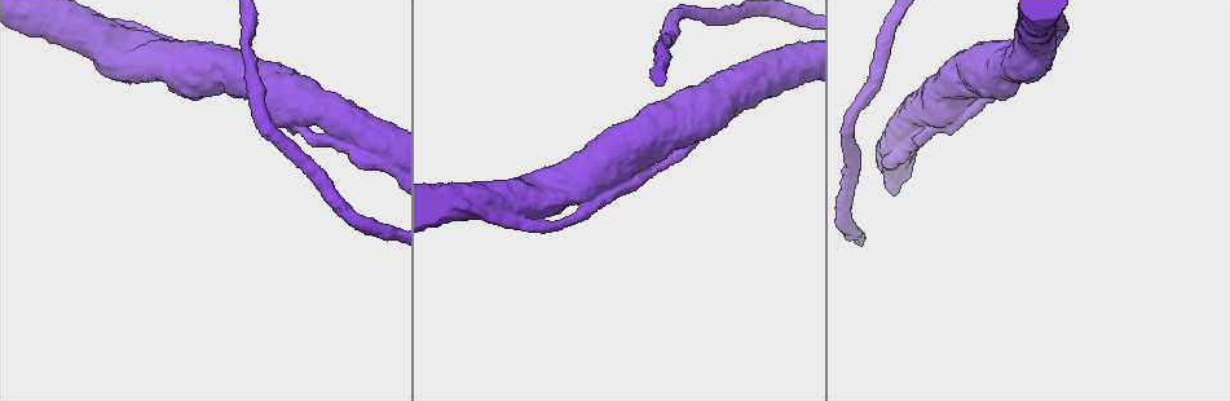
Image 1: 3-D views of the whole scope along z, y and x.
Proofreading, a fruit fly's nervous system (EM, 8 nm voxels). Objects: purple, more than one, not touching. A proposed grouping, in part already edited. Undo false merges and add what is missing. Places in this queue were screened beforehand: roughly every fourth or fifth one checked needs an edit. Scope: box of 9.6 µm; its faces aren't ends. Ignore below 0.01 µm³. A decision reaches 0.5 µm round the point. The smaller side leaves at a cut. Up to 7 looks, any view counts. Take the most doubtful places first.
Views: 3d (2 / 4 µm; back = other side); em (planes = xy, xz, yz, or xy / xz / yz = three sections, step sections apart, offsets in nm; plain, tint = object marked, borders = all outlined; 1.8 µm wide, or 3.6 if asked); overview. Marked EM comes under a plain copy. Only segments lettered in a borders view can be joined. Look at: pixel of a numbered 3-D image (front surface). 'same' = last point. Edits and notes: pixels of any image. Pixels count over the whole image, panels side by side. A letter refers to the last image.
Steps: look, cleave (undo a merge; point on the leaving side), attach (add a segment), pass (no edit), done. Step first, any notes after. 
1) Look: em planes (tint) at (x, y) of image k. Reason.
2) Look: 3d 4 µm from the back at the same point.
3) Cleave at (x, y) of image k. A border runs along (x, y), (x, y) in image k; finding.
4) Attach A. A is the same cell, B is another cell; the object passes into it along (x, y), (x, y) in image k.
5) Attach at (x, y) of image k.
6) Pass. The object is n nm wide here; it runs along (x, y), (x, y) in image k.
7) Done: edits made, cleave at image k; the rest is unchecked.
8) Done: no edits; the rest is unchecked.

Look: 3d 4 µm at (647, 153) of image 1. Touches itself.

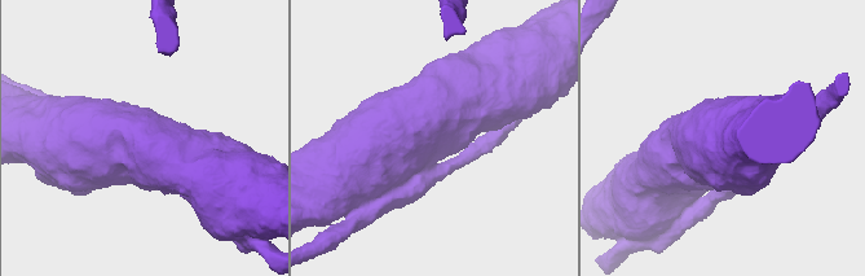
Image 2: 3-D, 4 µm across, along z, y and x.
Look: em 3.6 µm planes (borders) at (436, 138) of image 2.

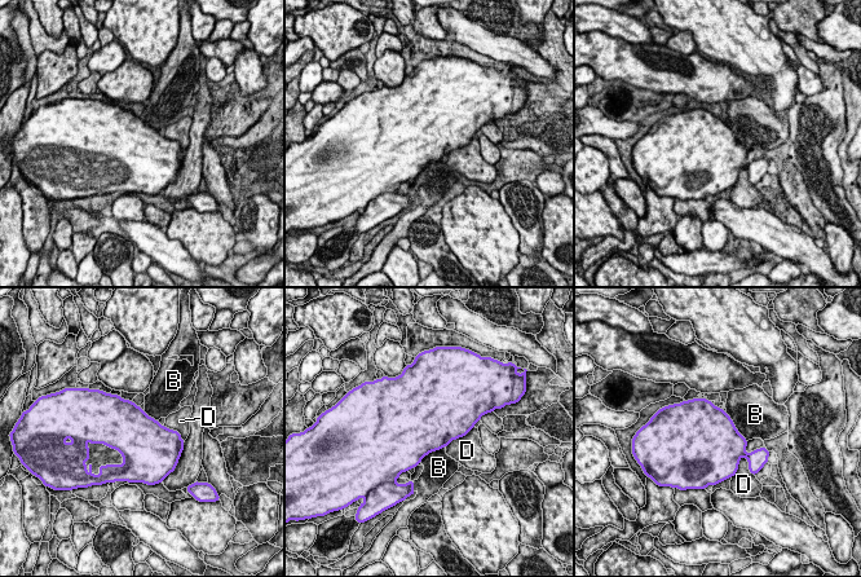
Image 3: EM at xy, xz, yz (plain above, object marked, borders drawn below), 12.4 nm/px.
Pass. The longest contact is with D, 460 nm; B and D are other cells; continuous, no second neuron.

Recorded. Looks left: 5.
Look: em 3.6 µm planes (tint) at (524, 215) of image 1. Abrupt turn.

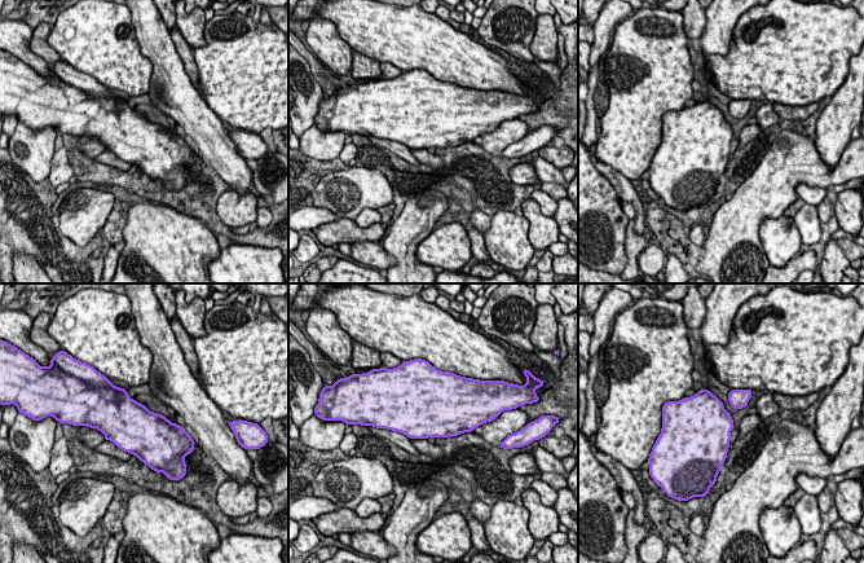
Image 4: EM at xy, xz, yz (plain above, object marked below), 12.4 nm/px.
Look: em 3.6 µm planes (borders) at the same point. What lies round it.

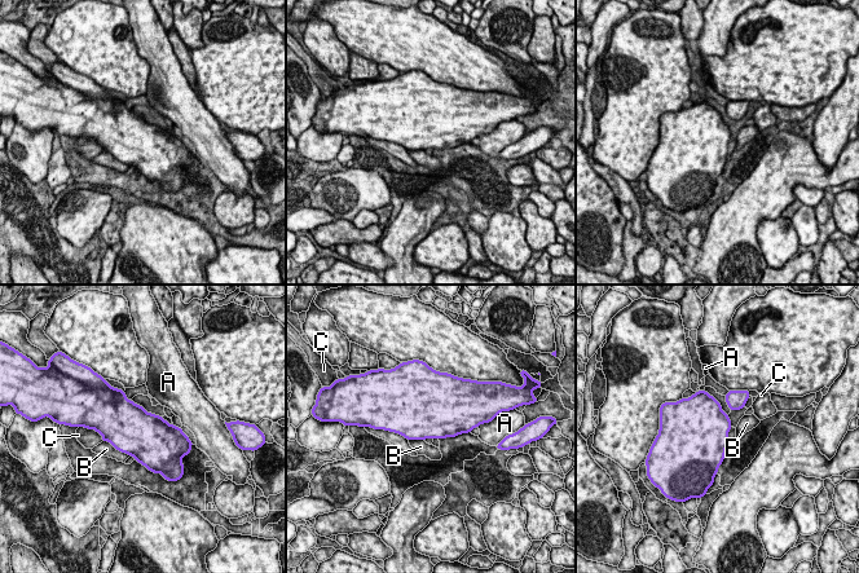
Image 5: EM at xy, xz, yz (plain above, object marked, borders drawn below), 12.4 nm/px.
Pass. The object is 500 nm wide here; A, B and C are other cells; a border runs along (102, 440), (130, 455) in image 5; one neuron here.

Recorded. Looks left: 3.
Look: em 3.6 µm planes (tint) at (918, 138) of image 1. Abrupt turn.

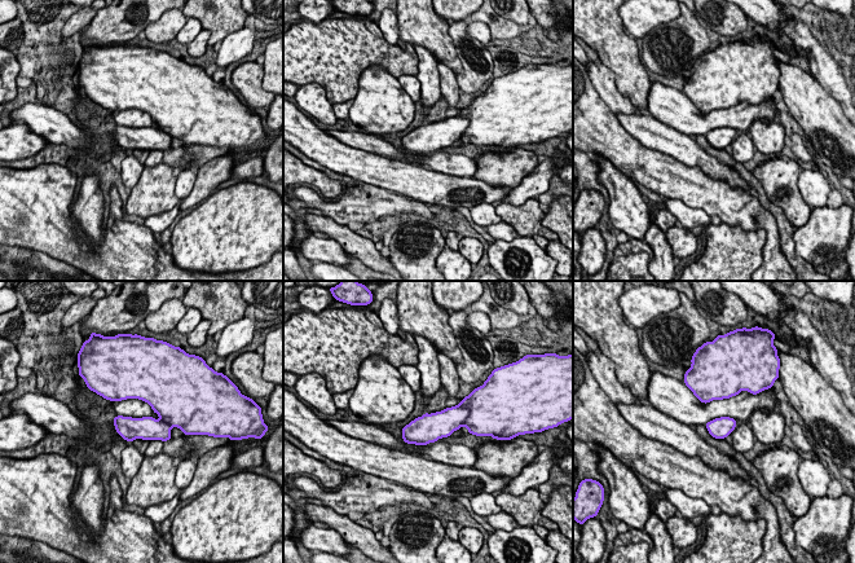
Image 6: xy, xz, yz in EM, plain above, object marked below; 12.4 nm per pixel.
Look: em 3.6 µm planes (borders) at the same point. What lies round it.

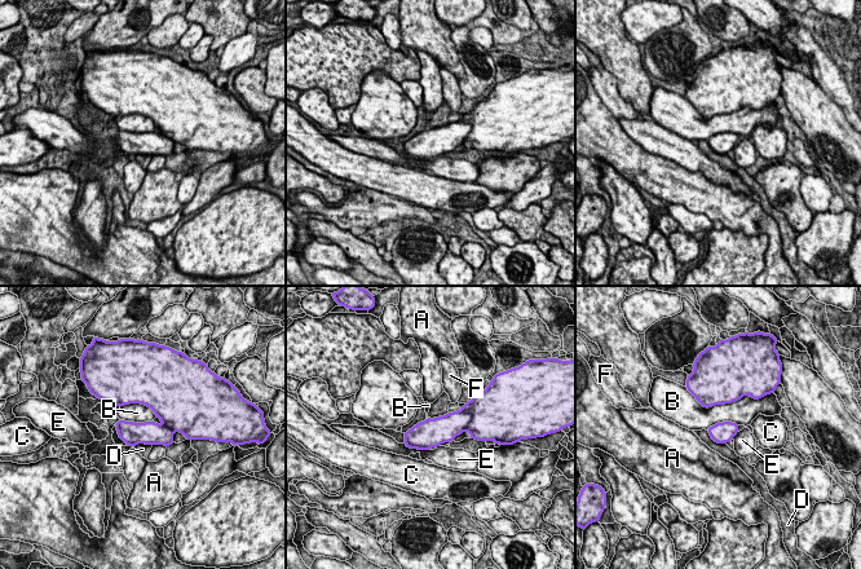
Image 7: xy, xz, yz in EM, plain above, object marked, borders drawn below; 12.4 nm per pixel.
Pass. A, B, C, D, E and F are other cells; a border runs along (746, 395), (709, 407), (693, 396) in image 7; all the same neuron.

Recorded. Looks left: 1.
Done: no edits; the rest is unchecked.

